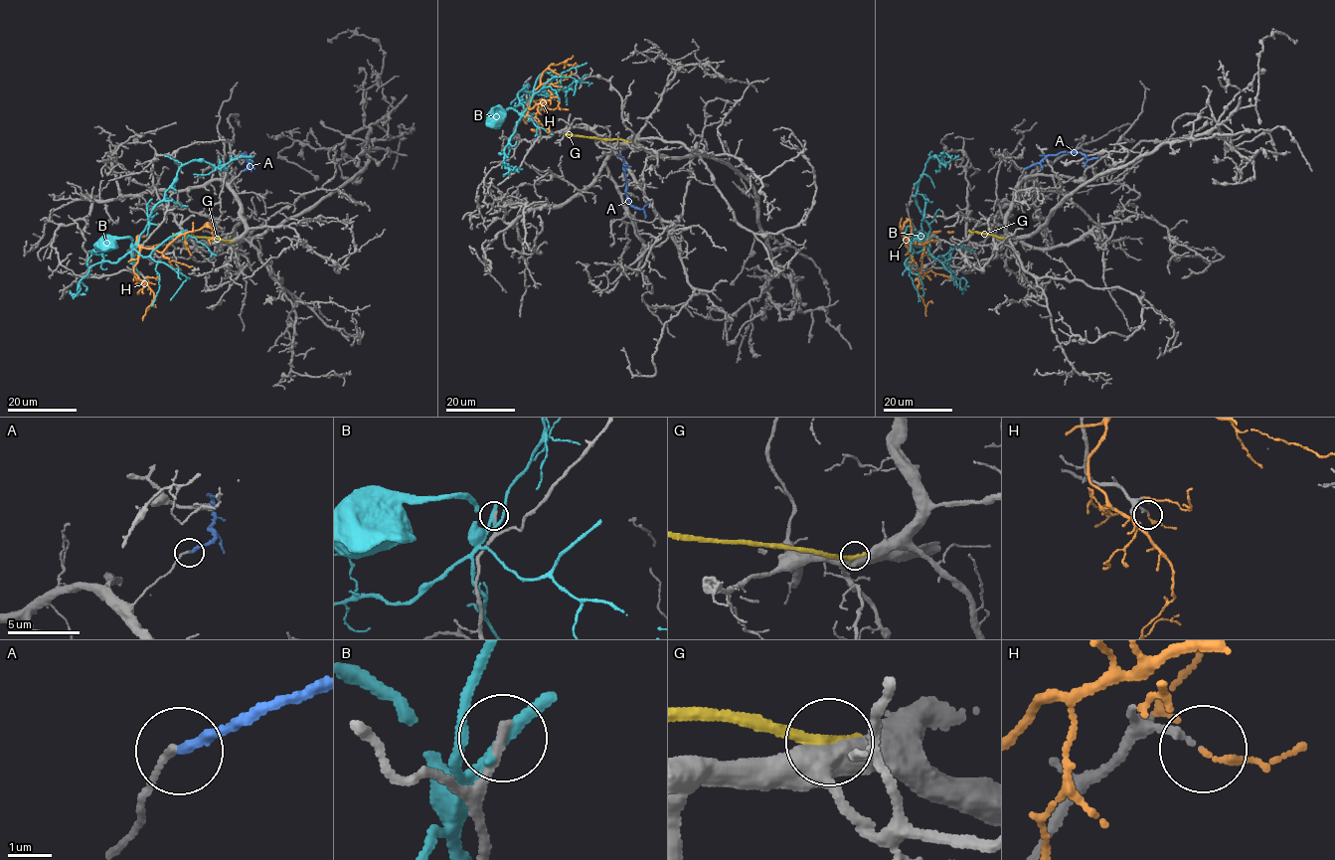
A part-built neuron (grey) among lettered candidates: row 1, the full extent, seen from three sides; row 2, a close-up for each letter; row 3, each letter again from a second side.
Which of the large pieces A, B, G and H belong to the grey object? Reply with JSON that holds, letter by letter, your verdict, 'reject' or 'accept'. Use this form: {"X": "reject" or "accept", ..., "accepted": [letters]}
{"A": "reject", "B": "reject", "G": "reject", "H": "reject", "accepted": []}

